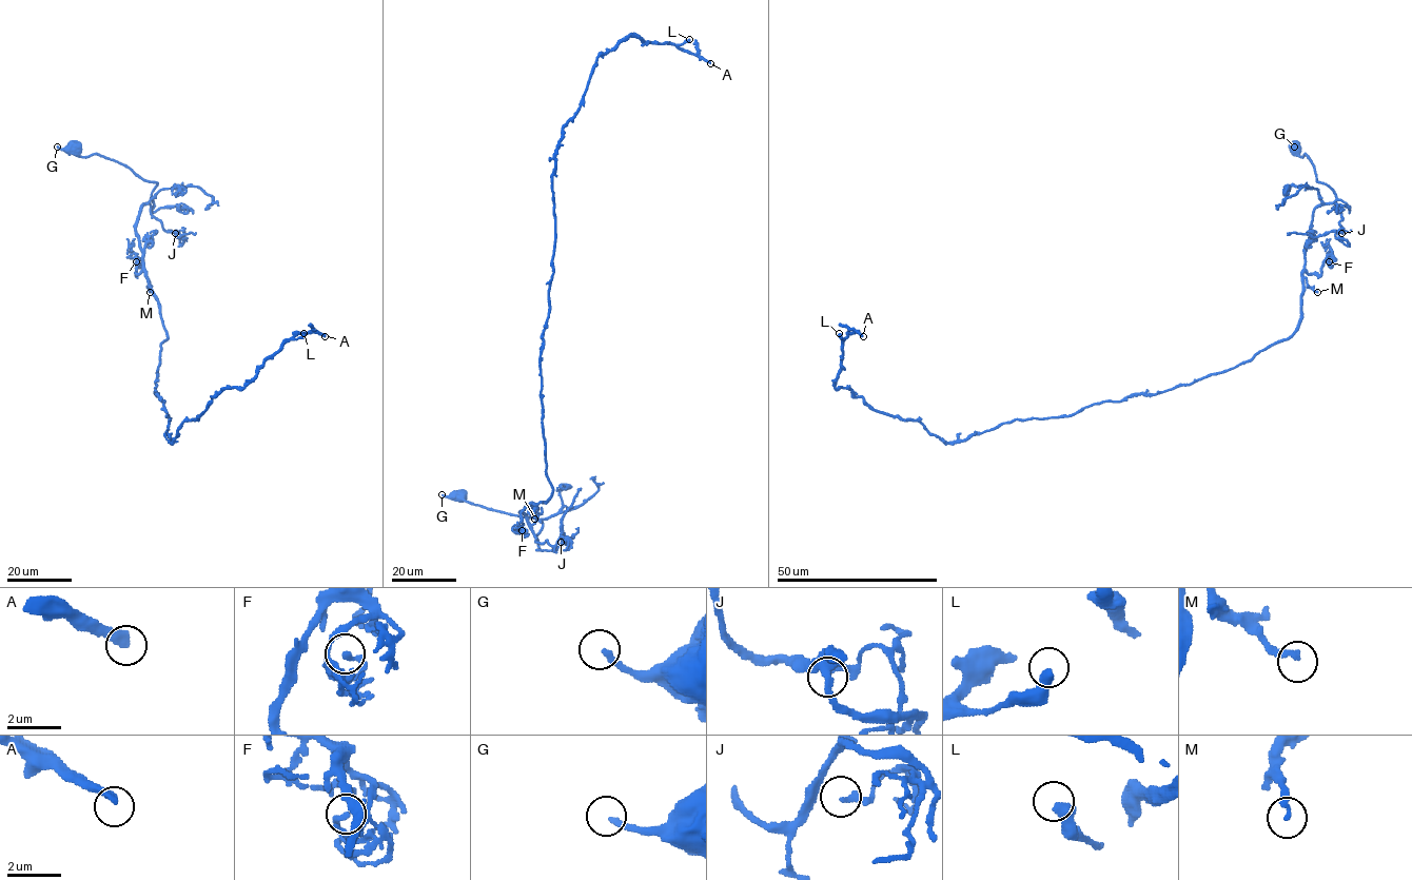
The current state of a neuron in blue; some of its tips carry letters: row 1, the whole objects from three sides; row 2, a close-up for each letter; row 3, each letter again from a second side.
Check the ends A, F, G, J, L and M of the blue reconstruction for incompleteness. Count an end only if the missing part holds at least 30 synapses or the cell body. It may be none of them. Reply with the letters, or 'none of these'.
A

